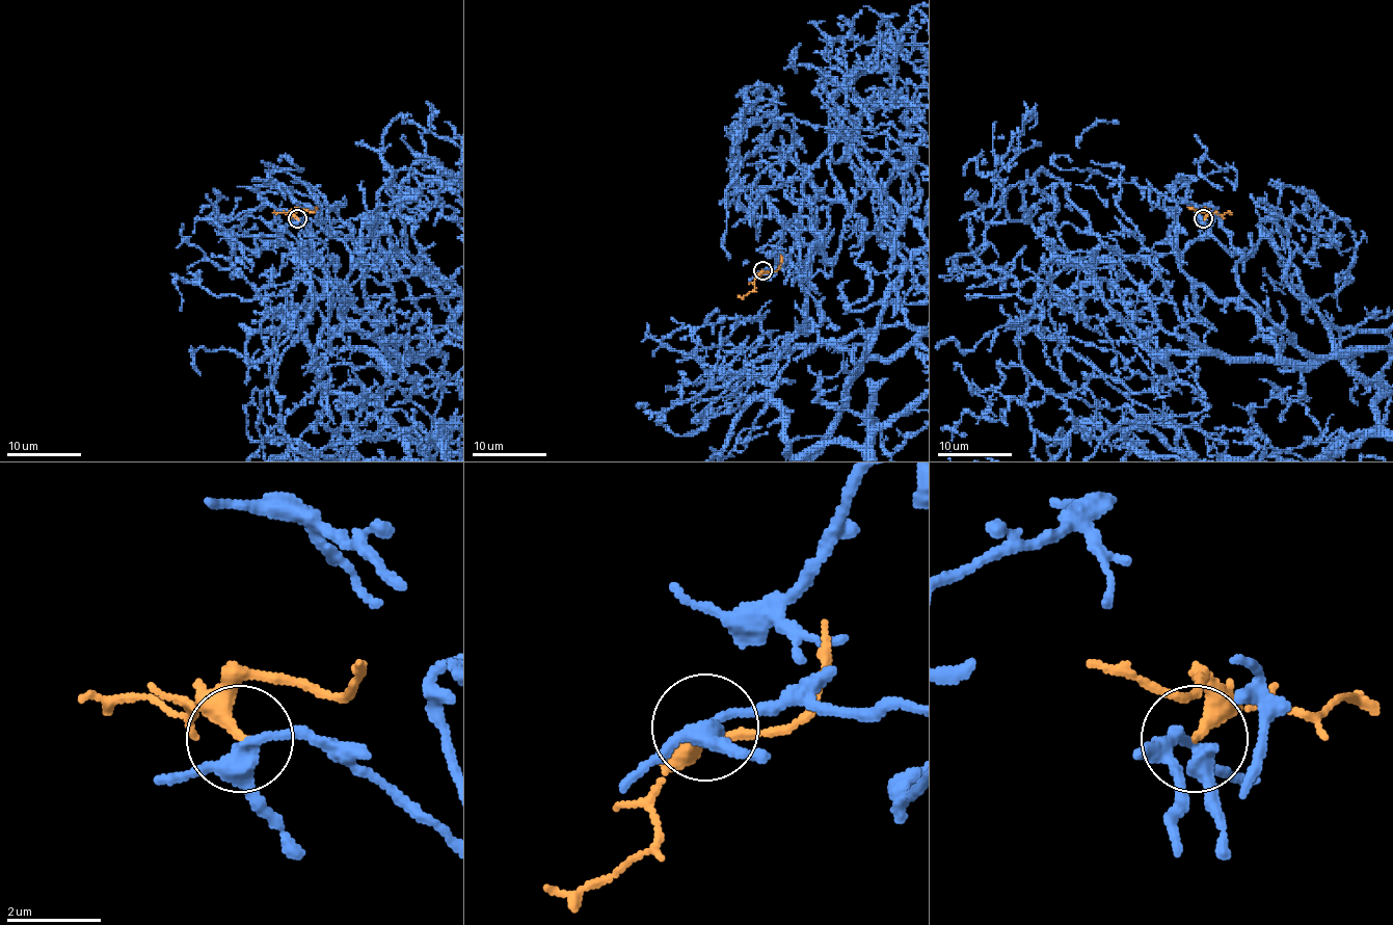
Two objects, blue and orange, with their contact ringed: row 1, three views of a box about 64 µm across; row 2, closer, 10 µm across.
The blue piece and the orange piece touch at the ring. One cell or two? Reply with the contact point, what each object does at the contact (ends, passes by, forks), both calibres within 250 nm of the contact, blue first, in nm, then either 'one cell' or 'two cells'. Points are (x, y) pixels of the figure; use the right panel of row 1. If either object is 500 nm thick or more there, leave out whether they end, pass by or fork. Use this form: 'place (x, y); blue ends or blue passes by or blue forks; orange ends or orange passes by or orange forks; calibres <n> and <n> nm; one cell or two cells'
place (1203, 218); blue forks; orange ends; calibres 300 and 320 nm; two cells

